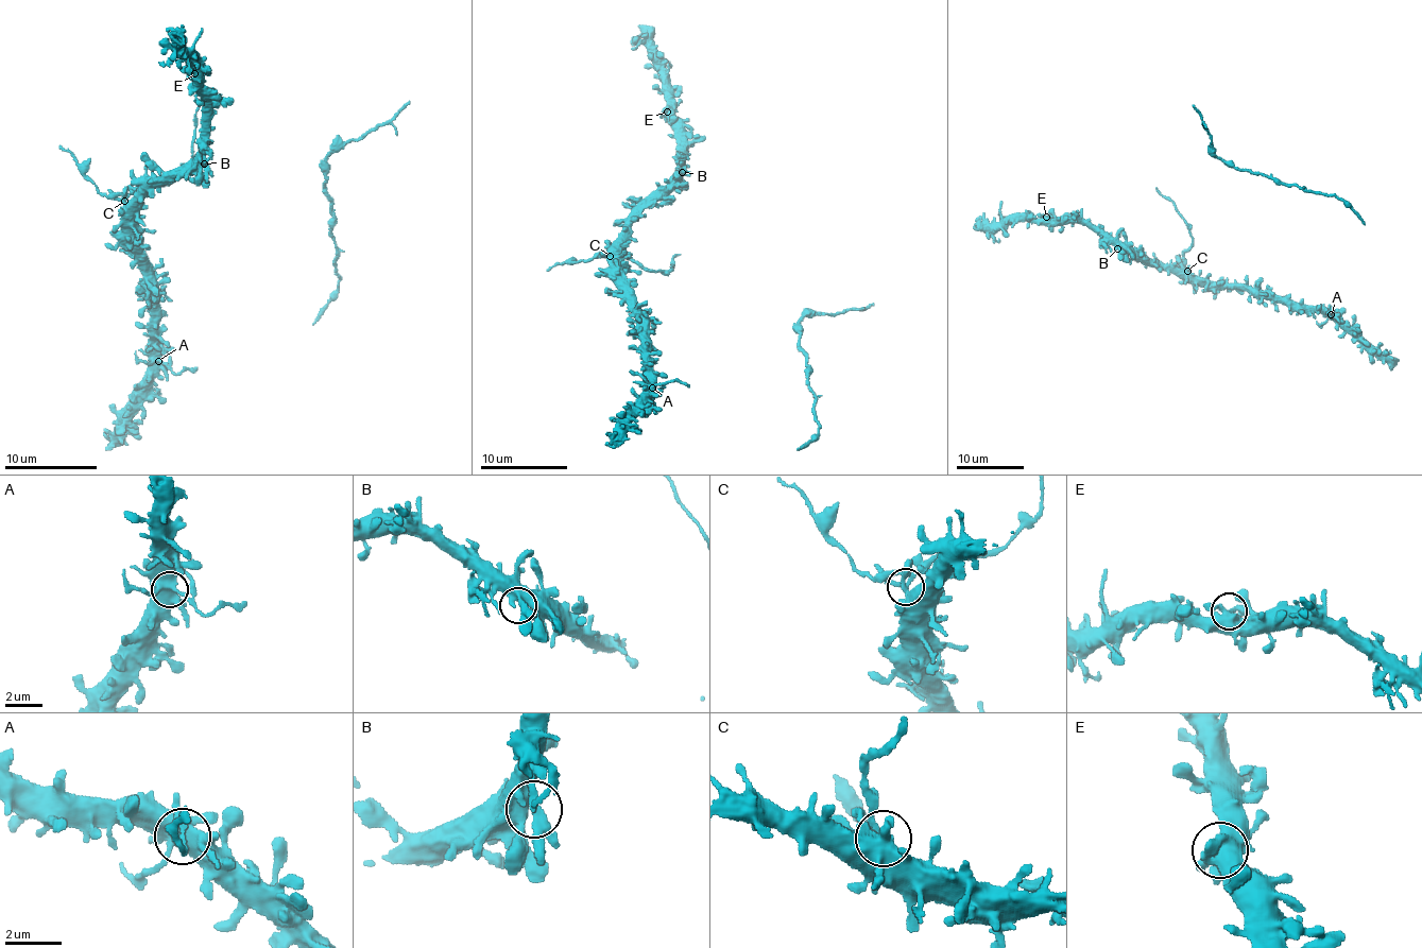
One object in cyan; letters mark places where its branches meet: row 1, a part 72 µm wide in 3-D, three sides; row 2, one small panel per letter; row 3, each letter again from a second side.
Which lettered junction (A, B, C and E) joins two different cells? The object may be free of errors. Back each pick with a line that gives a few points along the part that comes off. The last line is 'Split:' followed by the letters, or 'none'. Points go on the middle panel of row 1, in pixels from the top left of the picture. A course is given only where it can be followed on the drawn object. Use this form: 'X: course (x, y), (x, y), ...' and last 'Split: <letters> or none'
C: course (610, 256), (627, 257), (653, 271), (665, 273), (672, 268), (672, 257), (681, 255)
Split: C

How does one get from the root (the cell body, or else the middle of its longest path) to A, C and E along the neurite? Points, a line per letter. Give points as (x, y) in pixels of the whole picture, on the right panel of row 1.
A: (1193, 244), (1183, 254), (1181, 264), (1205, 281), (1244, 286), (1261, 294), (1273, 294), (1299, 308), (1331, 314)
C: (1193, 244), (1183, 254), (1183, 264), (1187, 271)
E: (1193, 244), (1183, 254), (1181, 269), (1157, 268), (1129, 255), (1124, 247), (1080, 223), (1046, 217)

